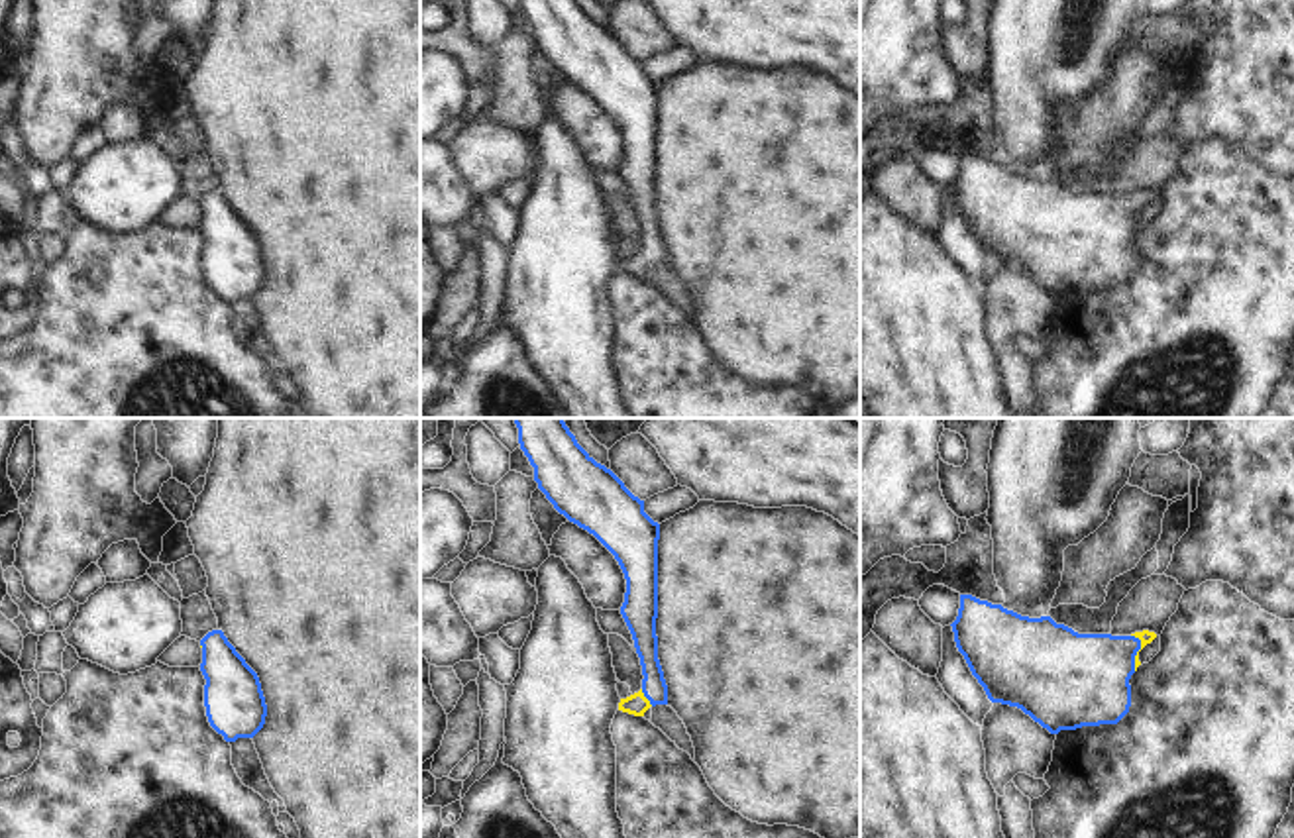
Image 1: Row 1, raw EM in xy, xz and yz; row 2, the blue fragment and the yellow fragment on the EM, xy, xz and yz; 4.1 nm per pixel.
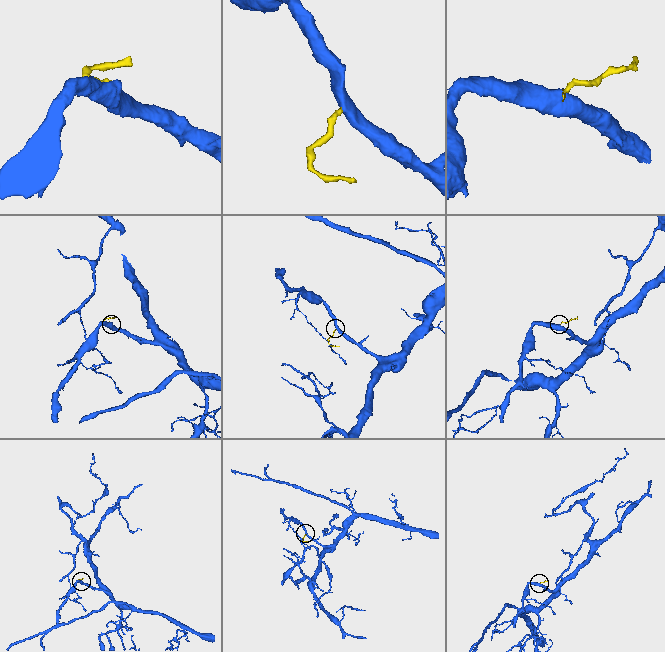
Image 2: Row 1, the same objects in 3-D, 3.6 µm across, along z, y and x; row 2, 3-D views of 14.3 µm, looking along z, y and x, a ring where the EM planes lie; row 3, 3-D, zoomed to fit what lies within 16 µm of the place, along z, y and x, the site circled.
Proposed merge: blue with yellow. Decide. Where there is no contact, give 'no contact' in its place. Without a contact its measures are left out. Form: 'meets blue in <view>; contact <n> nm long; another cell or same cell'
meets blue in yz; contact 150 nm long; same cell

